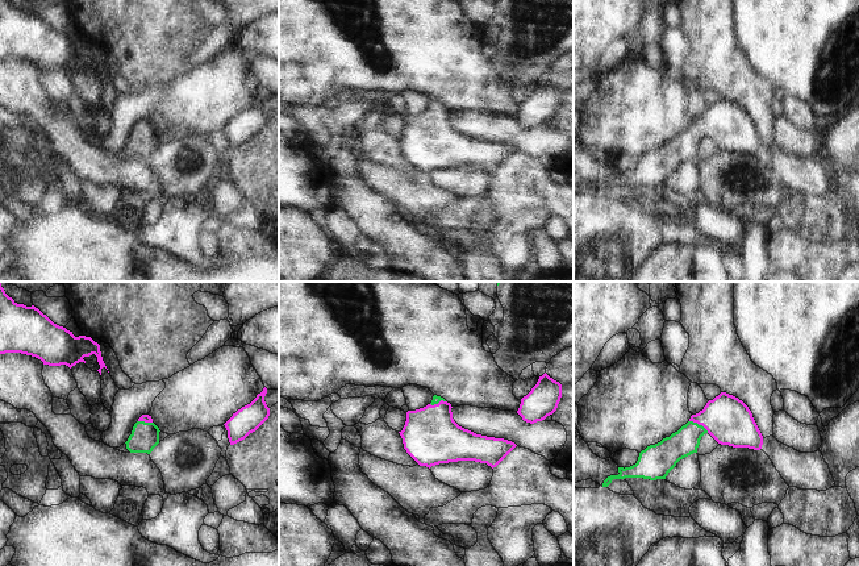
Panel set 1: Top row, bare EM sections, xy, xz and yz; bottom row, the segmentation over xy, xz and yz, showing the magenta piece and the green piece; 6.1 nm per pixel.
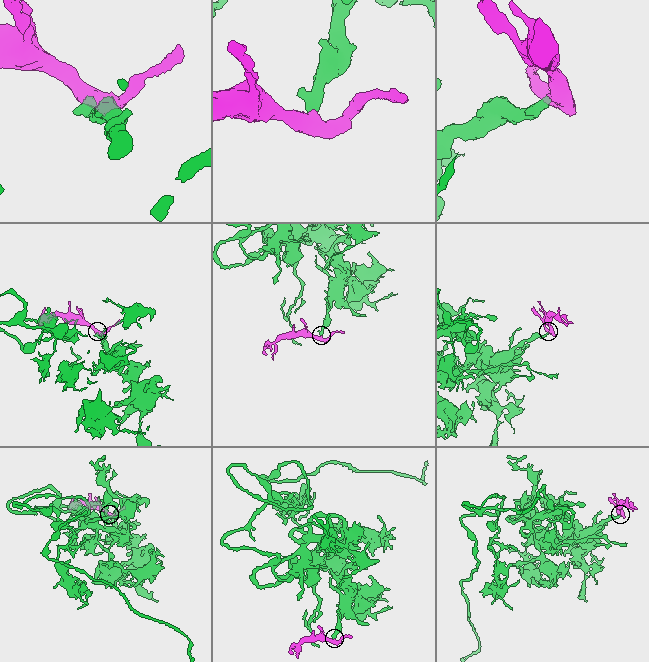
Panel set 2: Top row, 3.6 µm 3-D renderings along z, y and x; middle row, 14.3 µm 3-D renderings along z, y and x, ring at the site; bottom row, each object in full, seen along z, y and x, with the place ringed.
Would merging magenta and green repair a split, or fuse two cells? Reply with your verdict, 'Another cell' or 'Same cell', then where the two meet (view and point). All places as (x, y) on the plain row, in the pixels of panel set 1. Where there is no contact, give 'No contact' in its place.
Same cell. Touches magenta at yz (699, 129)

